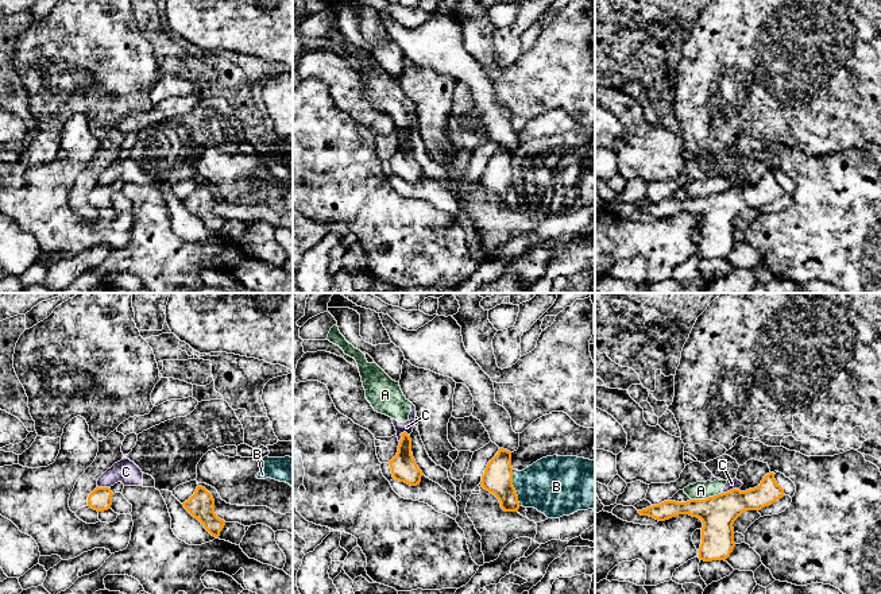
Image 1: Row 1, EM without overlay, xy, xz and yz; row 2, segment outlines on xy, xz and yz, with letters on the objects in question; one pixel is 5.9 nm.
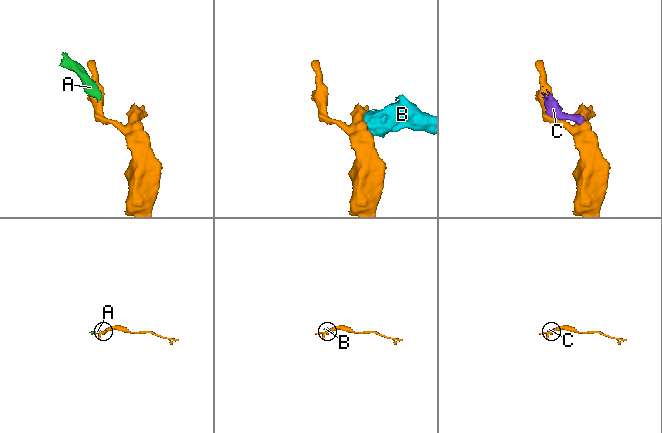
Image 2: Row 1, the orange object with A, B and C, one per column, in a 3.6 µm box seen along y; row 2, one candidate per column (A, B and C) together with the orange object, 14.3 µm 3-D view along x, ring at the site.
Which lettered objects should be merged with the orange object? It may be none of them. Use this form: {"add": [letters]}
{"add": []}

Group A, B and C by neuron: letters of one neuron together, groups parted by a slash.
A B C

